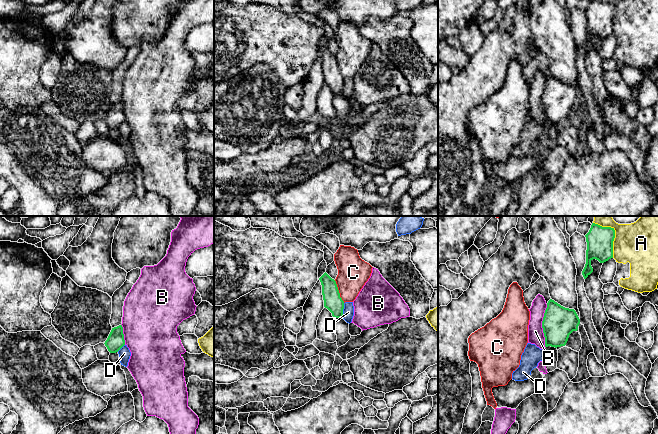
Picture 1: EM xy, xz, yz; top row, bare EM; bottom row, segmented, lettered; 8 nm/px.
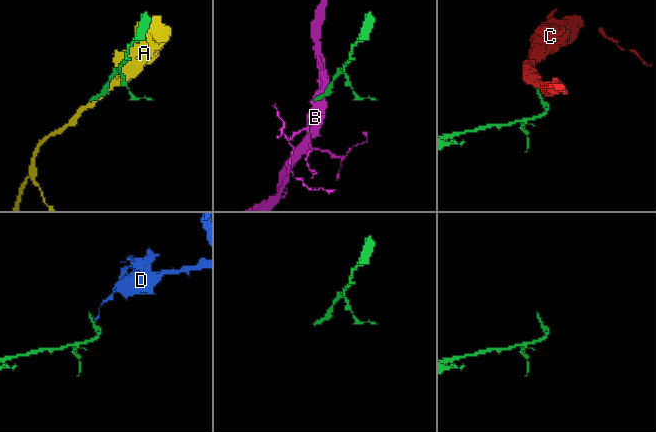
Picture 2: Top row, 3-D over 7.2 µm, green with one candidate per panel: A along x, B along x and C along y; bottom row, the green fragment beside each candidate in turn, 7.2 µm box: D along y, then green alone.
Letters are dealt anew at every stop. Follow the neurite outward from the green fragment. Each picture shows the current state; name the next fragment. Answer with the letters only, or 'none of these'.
none of these

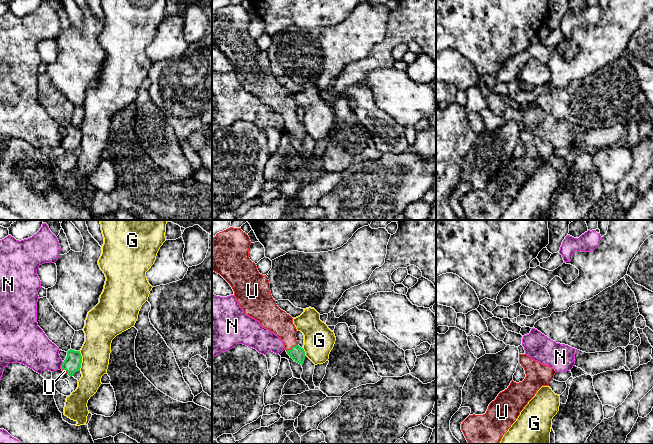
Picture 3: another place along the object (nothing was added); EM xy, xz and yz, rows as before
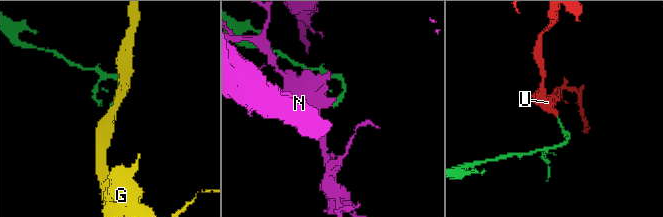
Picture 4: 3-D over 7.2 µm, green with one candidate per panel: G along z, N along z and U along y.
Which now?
U

